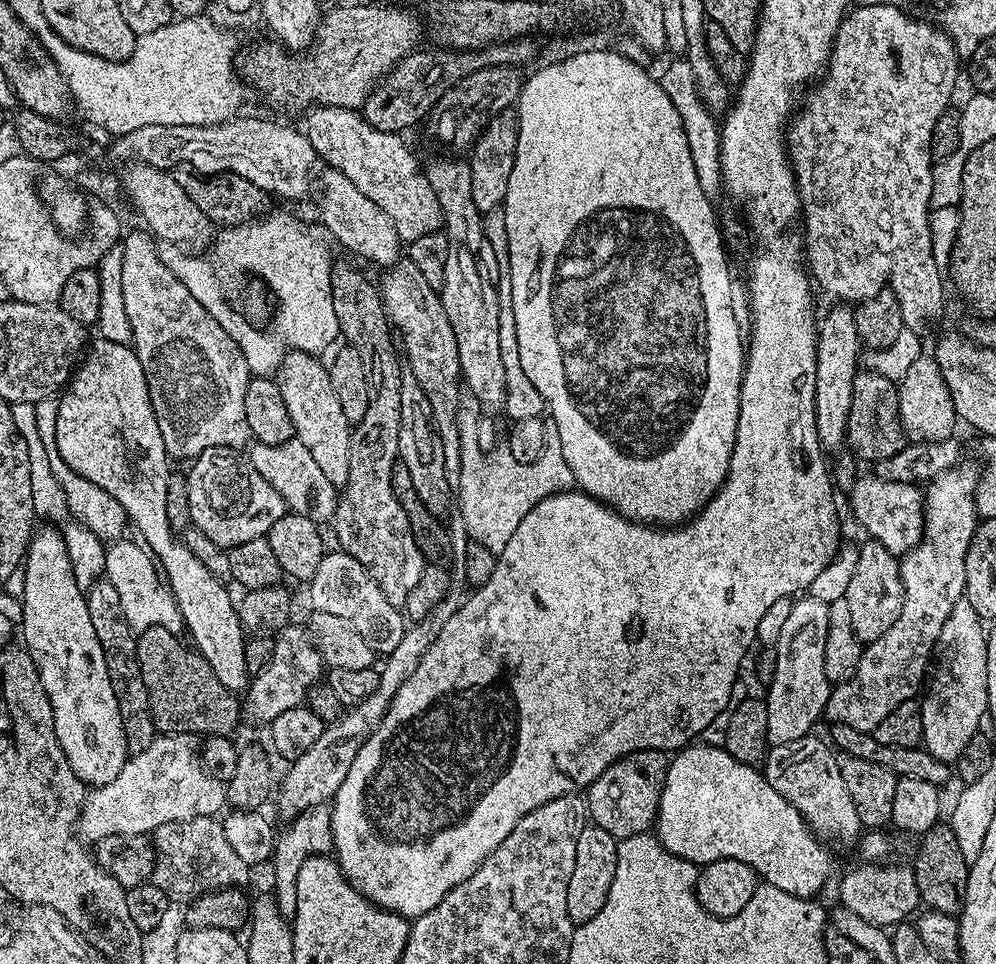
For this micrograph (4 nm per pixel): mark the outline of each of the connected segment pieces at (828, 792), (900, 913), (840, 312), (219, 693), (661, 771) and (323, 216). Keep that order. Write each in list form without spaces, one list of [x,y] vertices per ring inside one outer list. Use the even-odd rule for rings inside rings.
[[[816,734],[803,736],[794,742],[773,744],[768,749],[762,771],[770,786],[774,786],[778,794],[791,802],[794,810],[802,814],[808,827],[821,840],[833,845],[848,844],[861,835],[862,825],[858,810],[854,810],[854,798],[850,798],[850,790],[846,790],[846,782],[842,782],[842,774],[836,761],[837,753],[825,744]]]
[[[872,862],[865,863],[865,868],[856,868],[840,880],[839,903],[854,910],[854,914],[858,914],[860,918],[873,920],[881,926],[895,926],[907,921],[908,915],[921,907],[915,871],[909,865],[907,868],[904,864],[888,863],[884,862],[879,866]]]
[[[836,306],[828,312],[828,316],[820,316],[816,329],[816,381],[814,382],[814,418],[816,419],[816,429],[820,439],[820,447],[824,450],[836,448],[839,444],[845,443],[848,434],[848,415],[850,414],[850,398],[854,392],[853,380],[858,371],[858,365],[862,360],[862,341],[858,334],[856,325],[857,313],[851,312],[851,307]]]
[[[158,622],[148,627],[137,635],[136,653],[142,682],[146,682],[157,733],[204,732],[205,737],[231,737],[240,716],[242,720],[242,704],[236,701],[239,700],[237,693],[222,686],[222,682],[218,682],[218,674],[214,674],[206,658],[202,658],[195,647],[187,643],[184,645],[177,633],[166,630]]]
[[[651,748],[621,756],[606,770],[602,770],[602,774],[598,774],[598,778],[594,778],[594,782],[586,789],[591,823],[597,824],[617,840],[648,832],[656,822],[668,762],[669,757],[665,753]]]
[[[325,167],[324,173],[317,175],[314,180],[314,196],[316,204],[320,207],[320,220],[328,227],[328,232],[344,248],[349,248],[356,256],[369,260],[372,264],[384,264],[395,261],[402,252],[400,235],[394,230],[390,218],[346,178],[346,174],[337,168]]]

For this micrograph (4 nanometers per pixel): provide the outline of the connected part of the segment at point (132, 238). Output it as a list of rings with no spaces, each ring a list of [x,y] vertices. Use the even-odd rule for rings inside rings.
[[[139,231],[129,236],[127,233],[119,245],[122,306],[126,306],[130,340],[136,349],[138,362],[142,362],[154,418],[158,418],[158,430],[162,430],[162,442],[168,455],[173,461],[188,462],[207,448],[243,449],[252,434],[246,422],[246,386],[250,379],[246,358],[242,358],[242,350],[238,350],[238,342],[234,342],[234,338],[230,338],[230,334],[210,318],[206,306],[202,306],[202,302],[198,302],[198,298],[194,298],[194,294],[190,294],[174,274],[170,274],[157,251],[157,241],[147,231]]]

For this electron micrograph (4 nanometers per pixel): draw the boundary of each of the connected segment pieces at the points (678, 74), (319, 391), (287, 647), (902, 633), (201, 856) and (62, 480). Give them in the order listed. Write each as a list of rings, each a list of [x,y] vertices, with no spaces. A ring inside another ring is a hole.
[[[674,58],[667,64],[666,68],[659,74],[658,79],[662,90],[674,104],[678,116],[682,120],[683,128],[686,130],[687,141],[690,144],[690,156],[694,161],[694,168],[698,173],[702,192],[710,198],[721,195],[723,180],[720,177],[720,133],[717,119],[705,106],[701,96],[696,91],[697,83],[694,82],[694,74],[686,58]]]
[[[293,351],[278,369],[278,383],[286,410],[290,410],[290,422],[294,422],[295,439],[310,450],[314,462],[326,474],[326,479],[337,490],[342,490],[350,478],[350,438],[353,425],[349,424],[342,406],[338,403],[338,394],[330,386],[330,374],[325,361],[310,352]]]
[[[295,626],[280,629],[275,637],[274,654],[266,670],[251,677],[246,689],[247,719],[249,716],[252,720],[261,720],[264,726],[271,725],[272,720],[278,718],[278,714],[286,714],[286,710],[301,707],[307,701],[308,691],[321,683],[326,665],[320,657],[319,647],[314,643],[313,637],[307,631],[305,632]]]
[[[960,462],[955,468],[939,472],[927,481],[922,496],[924,534],[918,546],[899,557],[904,587],[902,614],[898,614],[894,626],[890,626],[882,638],[871,641],[861,651],[856,673],[851,680],[833,687],[826,709],[829,721],[872,733],[878,722],[882,722],[882,718],[894,710],[894,706],[902,706],[902,702],[913,699],[921,691],[930,661],[940,643],[942,626],[946,626],[950,610],[964,595],[966,550],[970,546],[970,538],[974,538],[978,523],[977,479],[977,473],[971,472],[964,462]]]
[[[199,816],[198,818],[186,818],[182,822],[166,822],[158,826],[151,833],[152,845],[156,847],[156,865],[152,871],[151,883],[156,884],[168,895],[169,898],[176,896],[183,902],[205,894],[215,894],[226,888],[244,886],[248,880],[250,865],[242,862],[238,854],[234,854],[230,842],[226,838],[226,830],[223,823],[216,816]]]
[[[55,399],[41,400],[39,404],[11,404],[11,414],[18,432],[26,442],[30,463],[30,490],[33,495],[34,508],[38,516],[52,514],[53,520],[63,534],[66,544],[67,558],[74,570],[78,586],[88,589],[99,579],[105,568],[107,547],[104,542],[115,542],[125,535],[124,527],[129,527],[130,521],[124,512],[124,507],[102,486],[94,486],[82,474],[70,470],[66,462],[62,462],[62,454],[58,454],[56,441],[56,423],[58,422],[58,403]]]

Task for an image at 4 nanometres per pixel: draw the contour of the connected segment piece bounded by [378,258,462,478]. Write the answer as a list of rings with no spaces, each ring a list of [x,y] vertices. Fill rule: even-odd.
[[[407,258],[397,259],[388,270],[389,272],[384,276],[384,281],[379,281],[378,284],[380,299],[384,301],[384,312],[388,315],[391,327],[397,333],[400,331],[404,335],[404,348],[402,344],[402,352],[406,357],[407,371],[418,382],[418,386],[422,386],[422,391],[425,392],[426,398],[430,398],[432,417],[436,423],[438,434],[442,438],[442,458],[446,458],[446,474],[450,478],[459,477],[460,429],[458,421],[462,411],[462,405],[460,405],[462,377],[460,374],[460,363],[458,362],[458,344],[454,338],[454,332],[446,318],[446,312],[442,310],[437,289],[432,288],[426,282],[426,278],[422,278],[422,274],[418,271],[418,266],[414,266],[412,260]]]

